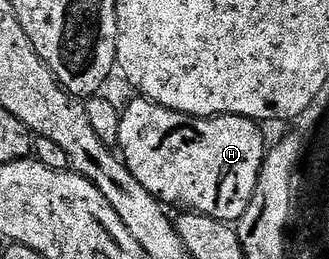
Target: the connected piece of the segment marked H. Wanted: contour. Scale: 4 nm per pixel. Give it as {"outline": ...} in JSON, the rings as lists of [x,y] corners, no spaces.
{"outline":[[[136,96],[136,99],[133,100],[132,103],[129,104],[128,107],[123,107],[122,113],[120,115],[120,137],[118,143],[118,150],[119,153],[122,155],[125,164],[128,166],[128,170],[134,176],[134,180],[138,180],[138,184],[142,184],[142,188],[146,188],[146,192],[150,192],[156,198],[160,199],[161,203],[169,204],[168,202],[173,202],[174,205],[180,206],[176,208],[183,208],[185,211],[188,212],[195,212],[197,214],[205,214],[206,216],[210,216],[214,220],[222,220],[223,222],[229,224],[236,224],[239,223],[239,218],[243,216],[244,213],[248,210],[248,205],[251,204],[252,200],[257,197],[256,195],[256,185],[259,182],[259,172],[263,168],[264,156],[266,153],[266,143],[264,144],[264,134],[260,130],[261,127],[257,125],[255,121],[251,118],[243,118],[242,116],[234,116],[233,114],[217,114],[214,118],[192,118],[188,114],[179,114],[178,112],[174,112],[170,108],[166,108],[165,106],[159,106],[157,102],[150,102],[147,98],[143,96]]]}

